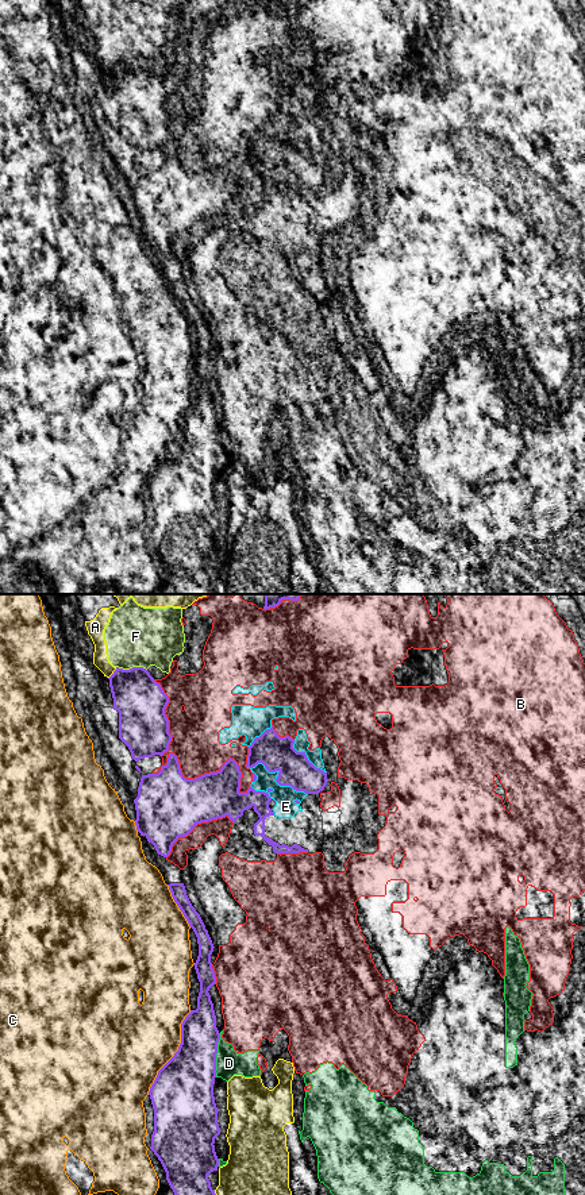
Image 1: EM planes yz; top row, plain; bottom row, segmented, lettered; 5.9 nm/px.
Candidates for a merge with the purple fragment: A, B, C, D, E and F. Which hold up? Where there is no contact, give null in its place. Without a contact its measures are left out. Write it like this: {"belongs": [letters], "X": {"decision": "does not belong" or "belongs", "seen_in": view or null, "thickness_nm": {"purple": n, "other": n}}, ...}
{"belongs": ["E"], "A": {"decision": "does not belong", "seen_in": "yz", "thickness_nm": {"purple": 300, "other": 100}}, "B": {"decision": "does not belong", "seen_in": "yz", "thickness_nm": {"purple": 380, "other": 280}}, "C": {"decision": "does not belong", "seen_in": "yz", "thickness_nm": {"purple": 360, "other": 440}}, "D": {"decision": "does not belong", "seen_in": "yz", "thickness_nm": {"purple": 340, "other": 160}}, "E": {"decision": "belongs", "seen_in": "yz", "thickness_nm": {"purple": 200, "other": 130}}, "F": {"decision": "does not belong", "seen_in": "yz", "thickness_nm": {"purple": 300, "other": 360}}}

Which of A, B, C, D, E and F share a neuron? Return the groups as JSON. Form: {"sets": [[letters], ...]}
{"sets": [["A", "F"], ["B"], ["C"], ["D"], ["E"]]}

